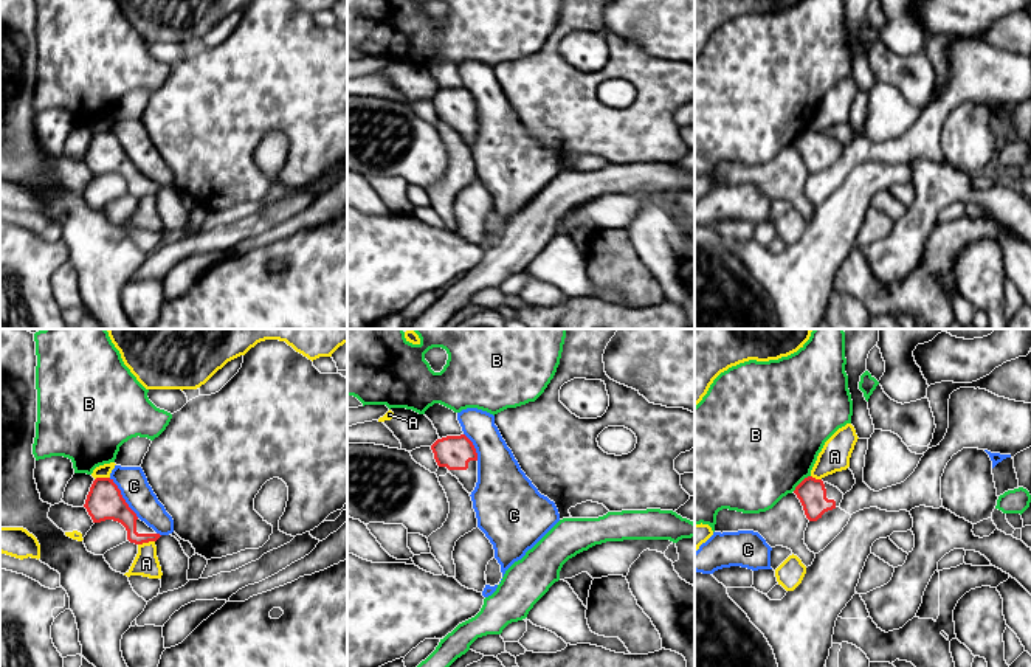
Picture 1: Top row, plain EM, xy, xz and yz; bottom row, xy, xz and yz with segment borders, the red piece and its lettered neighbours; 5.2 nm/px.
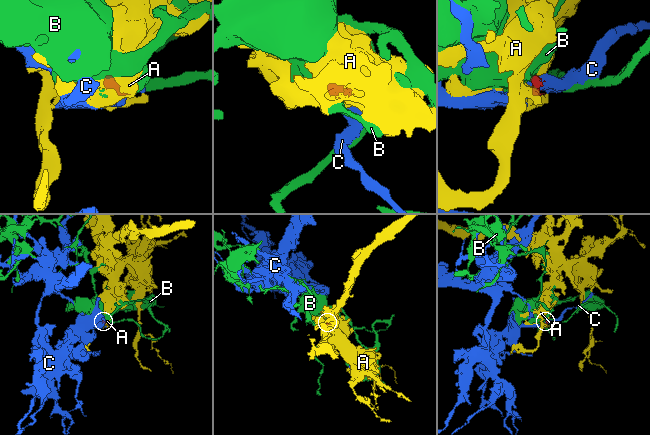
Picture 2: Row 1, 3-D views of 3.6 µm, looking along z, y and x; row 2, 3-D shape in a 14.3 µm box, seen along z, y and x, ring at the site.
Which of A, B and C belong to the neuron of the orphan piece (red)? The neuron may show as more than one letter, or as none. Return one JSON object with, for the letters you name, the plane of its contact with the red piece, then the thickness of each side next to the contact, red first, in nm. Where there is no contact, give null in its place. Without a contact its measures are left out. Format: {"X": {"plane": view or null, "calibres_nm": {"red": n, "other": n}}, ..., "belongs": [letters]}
{"belongs": []}

